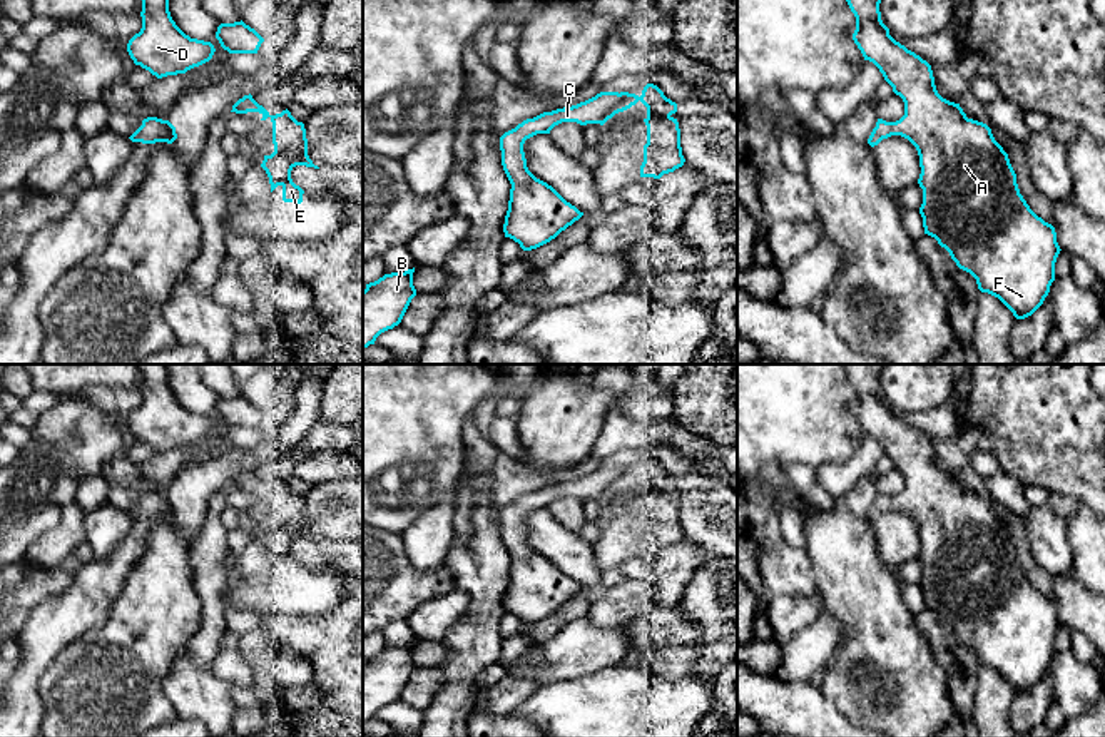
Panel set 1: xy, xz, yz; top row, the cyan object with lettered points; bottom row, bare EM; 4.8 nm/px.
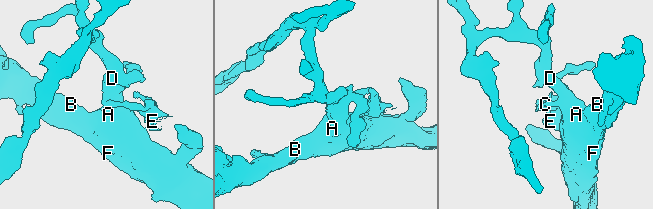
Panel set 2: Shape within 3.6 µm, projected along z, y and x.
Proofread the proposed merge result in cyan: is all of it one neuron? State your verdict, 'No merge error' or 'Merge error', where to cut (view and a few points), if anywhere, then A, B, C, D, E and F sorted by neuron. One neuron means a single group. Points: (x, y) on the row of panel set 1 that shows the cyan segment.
No merge error. No split. Groups: A B C D E F

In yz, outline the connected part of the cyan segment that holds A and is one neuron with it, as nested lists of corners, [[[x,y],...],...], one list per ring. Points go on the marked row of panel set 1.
[[[881,0],[846,2],[856,17],[854,43],[904,102],[899,120],[878,119],[868,144],[874,147],[883,139],[901,135],[916,147],[924,234],[934,237],[956,266],[976,279],[981,292],[998,297],[1016,319],[1031,316],[1055,281],[1055,262],[1062,251],[1055,227],[1038,217],[1020,194],[1008,154],[995,140],[991,129],[968,119],[960,104],[943,99],[931,65],[889,35],[881,20]]]

